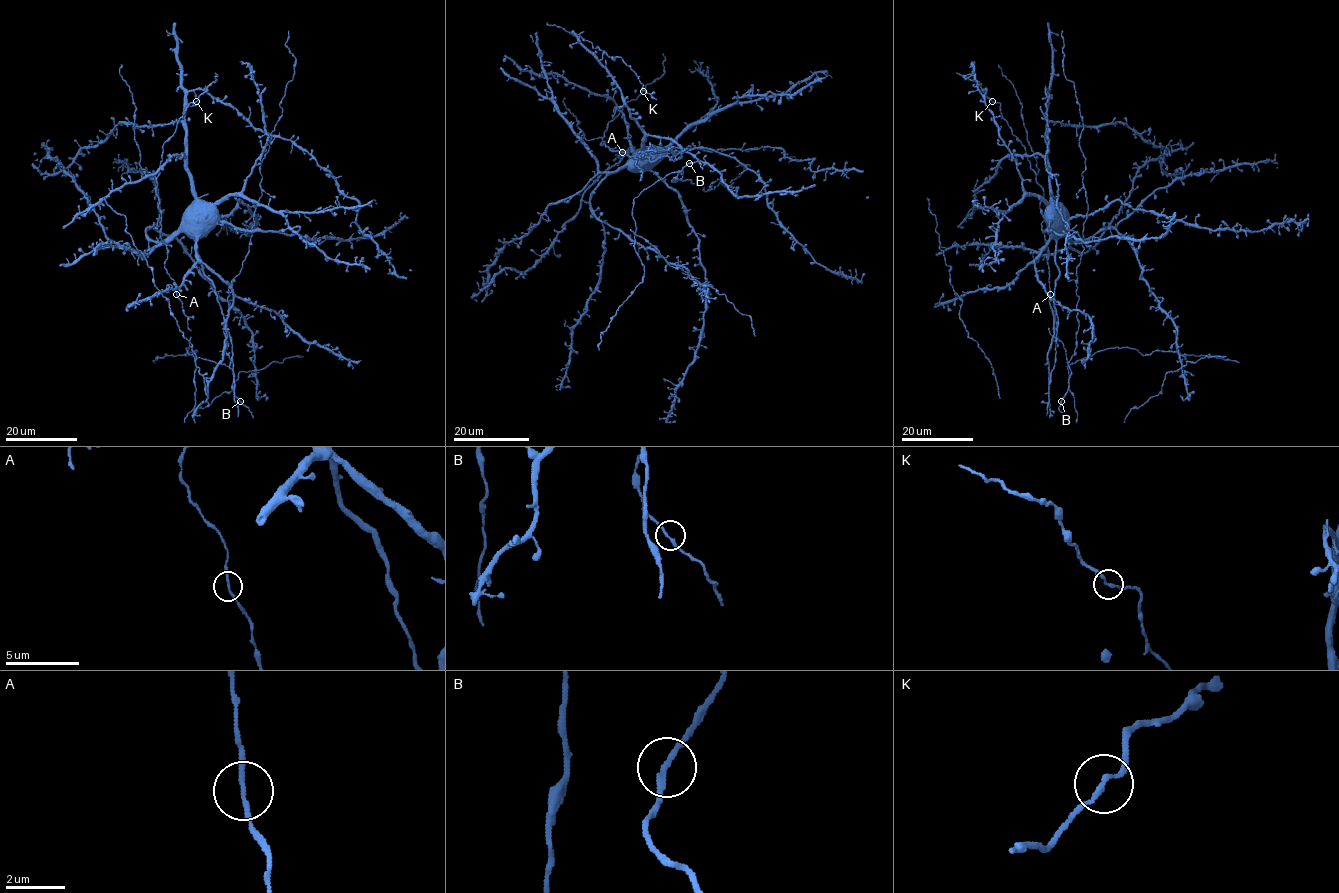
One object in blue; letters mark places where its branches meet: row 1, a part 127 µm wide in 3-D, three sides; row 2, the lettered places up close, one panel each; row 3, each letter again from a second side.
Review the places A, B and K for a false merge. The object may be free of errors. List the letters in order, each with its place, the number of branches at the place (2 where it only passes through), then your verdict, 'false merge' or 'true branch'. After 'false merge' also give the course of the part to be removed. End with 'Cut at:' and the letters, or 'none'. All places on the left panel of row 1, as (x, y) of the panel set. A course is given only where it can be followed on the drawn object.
A: place (176, 294); branches 2; true branch
B: place (240, 401); branches 2; true branch
K: place (196, 101); branches 2; true branch
Cut at: none

